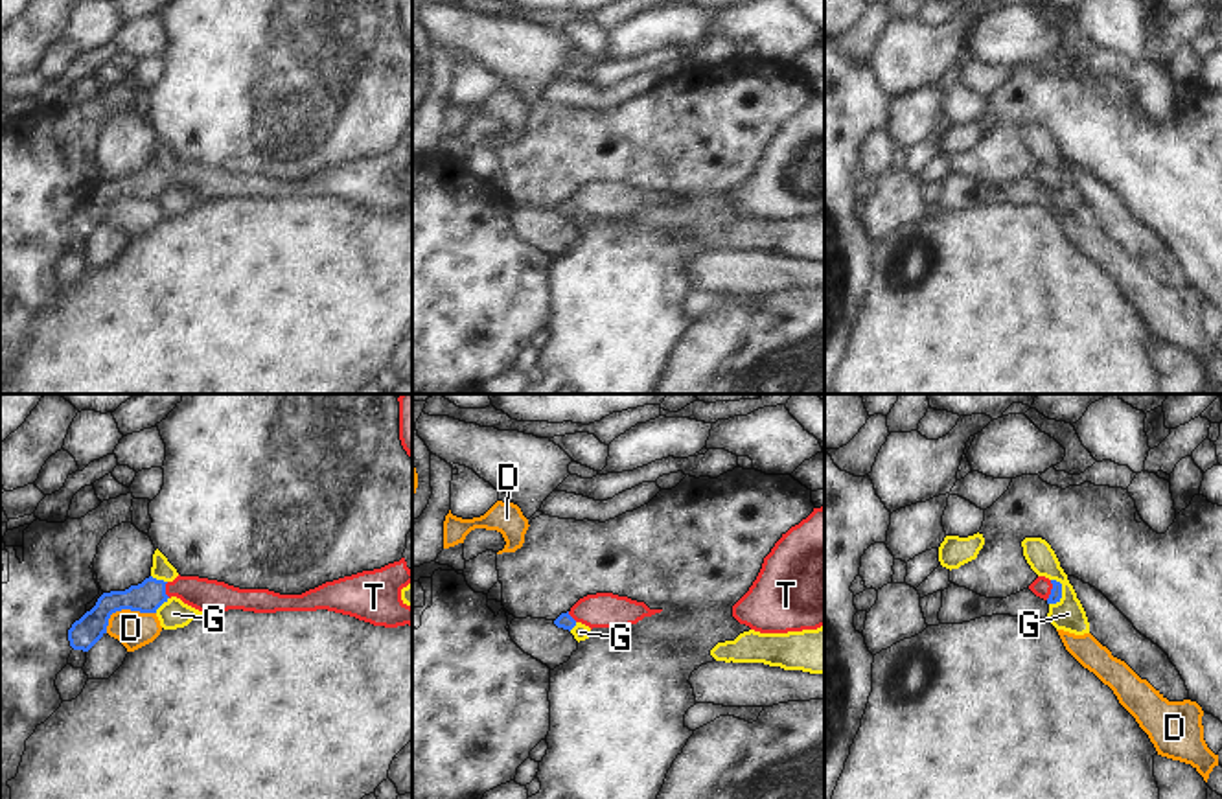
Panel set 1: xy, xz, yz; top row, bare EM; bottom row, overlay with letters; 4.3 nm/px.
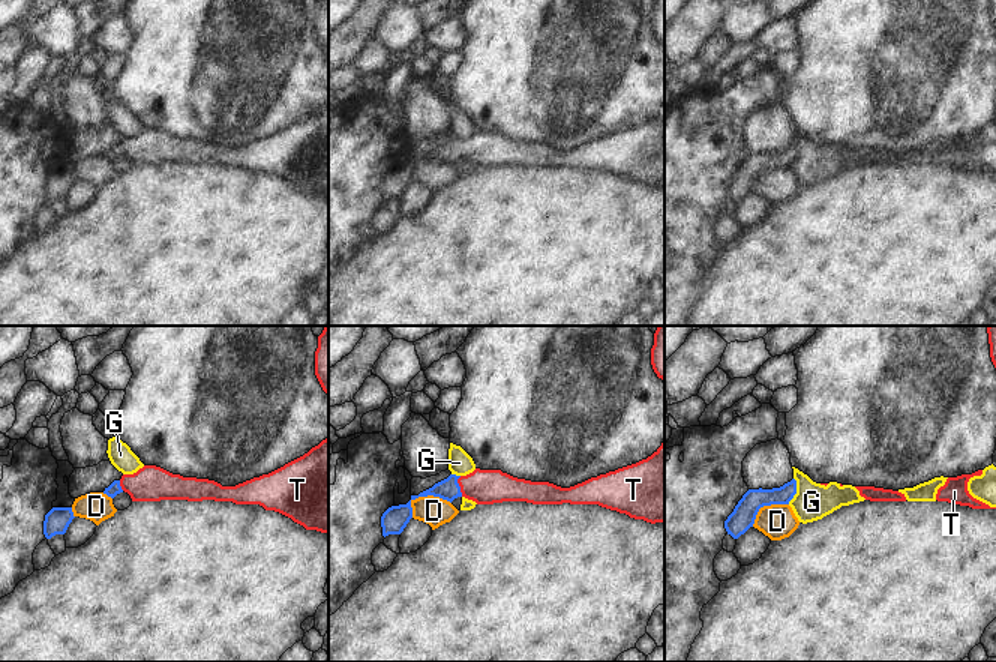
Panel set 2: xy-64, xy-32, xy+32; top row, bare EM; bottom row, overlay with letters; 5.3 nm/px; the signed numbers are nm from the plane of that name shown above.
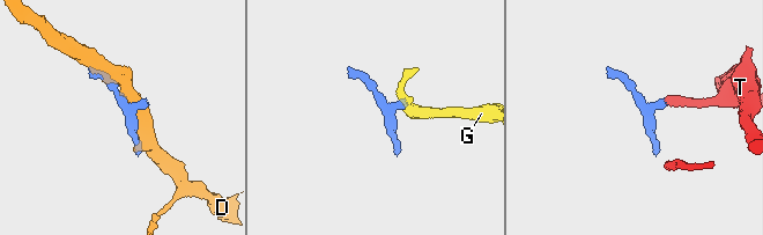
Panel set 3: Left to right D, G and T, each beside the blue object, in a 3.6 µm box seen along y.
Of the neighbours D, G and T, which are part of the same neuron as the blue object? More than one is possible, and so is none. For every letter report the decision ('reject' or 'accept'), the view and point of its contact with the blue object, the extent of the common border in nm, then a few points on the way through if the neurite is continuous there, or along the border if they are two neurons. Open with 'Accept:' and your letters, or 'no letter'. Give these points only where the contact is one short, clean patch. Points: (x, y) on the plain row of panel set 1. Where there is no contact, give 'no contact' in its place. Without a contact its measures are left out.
Accept: T
D: reject; contact xy (124, 196); length 240 nm
G: reject; contact yz (1060, 177); length 120 nm; border yz (1051, 166), (1060, 172), (1060, 186), (1055, 192)
T: accept; contact yz (1051, 177); length 90 nm; way yz (1055, 183), (1051, 177), (1042, 173)

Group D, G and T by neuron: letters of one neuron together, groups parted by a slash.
D / G / T

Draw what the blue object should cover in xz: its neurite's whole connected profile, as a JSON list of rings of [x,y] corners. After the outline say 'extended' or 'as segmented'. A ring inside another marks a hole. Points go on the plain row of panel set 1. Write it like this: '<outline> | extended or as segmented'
[[[596,180],[580,186],[567,201],[561,201],[554,212],[563,217],[572,217],[578,210],[593,215],[620,215],[637,212],[644,204],[661,201],[650,197],[644,190],[618,184],[613,180]]] | extended

